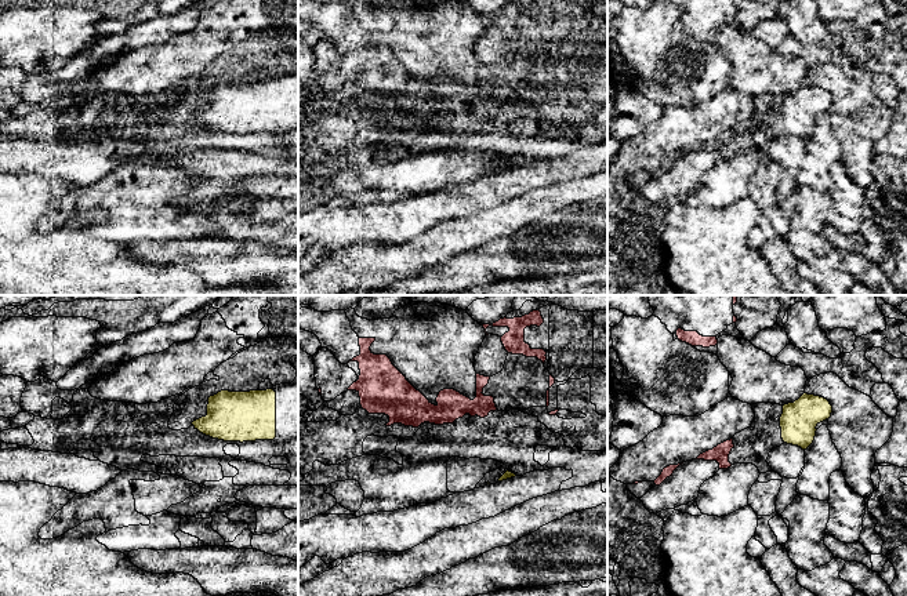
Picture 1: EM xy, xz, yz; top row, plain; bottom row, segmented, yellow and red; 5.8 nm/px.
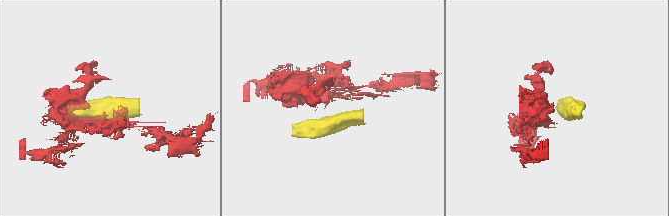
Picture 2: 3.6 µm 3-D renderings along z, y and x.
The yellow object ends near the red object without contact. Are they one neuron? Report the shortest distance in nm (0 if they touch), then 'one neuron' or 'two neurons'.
280 nm | two neurons

